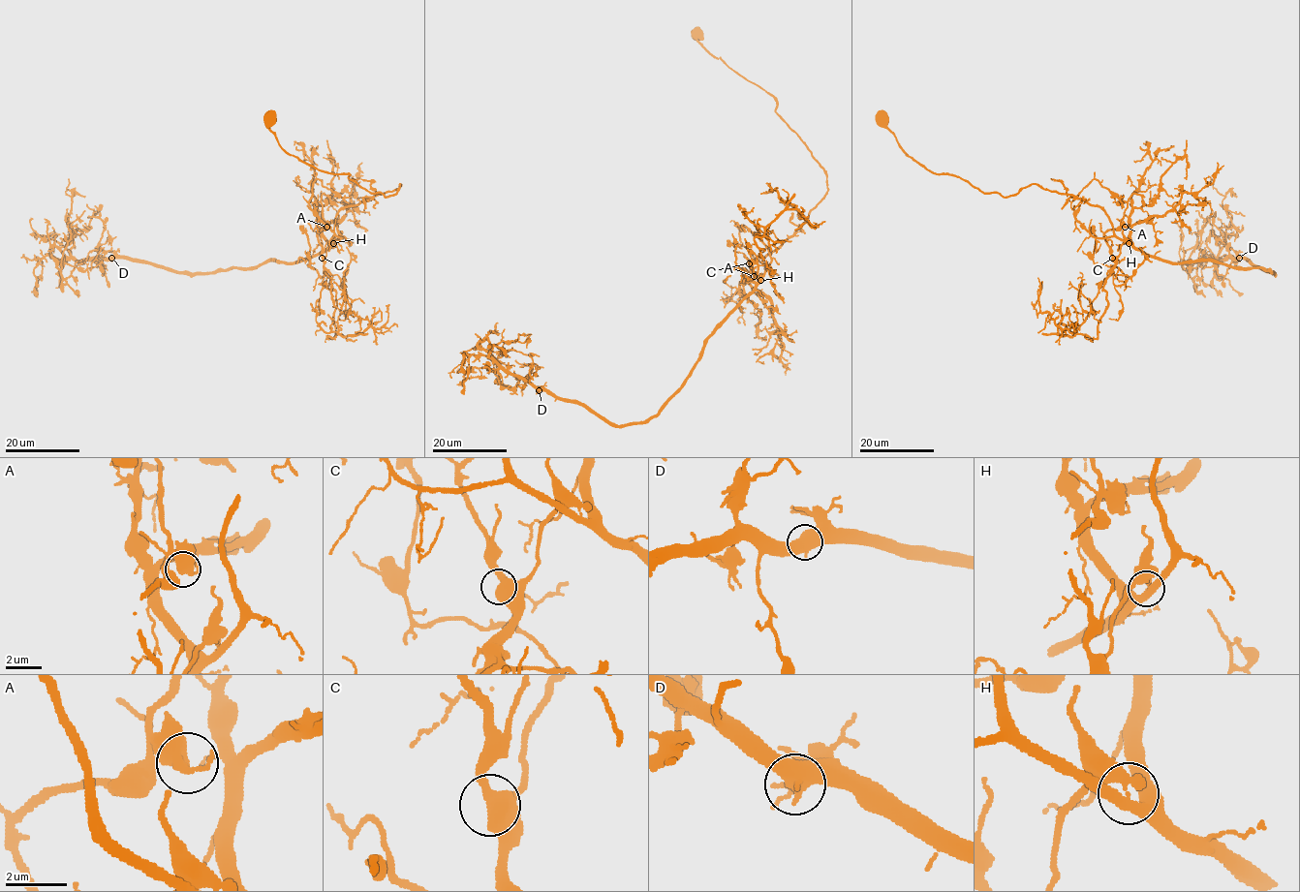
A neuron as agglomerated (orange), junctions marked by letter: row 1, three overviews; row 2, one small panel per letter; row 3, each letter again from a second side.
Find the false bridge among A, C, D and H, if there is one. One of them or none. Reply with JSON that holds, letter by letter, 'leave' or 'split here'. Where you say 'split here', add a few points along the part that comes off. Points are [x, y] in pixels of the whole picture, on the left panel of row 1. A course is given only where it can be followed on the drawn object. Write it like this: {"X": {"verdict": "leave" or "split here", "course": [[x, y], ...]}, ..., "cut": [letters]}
{"A": {"verdict": "leave"}, "C": {"verdict": "leave"}, "D": {"verdict": "leave"}, "H": {"verdict": "split here", "course": [[333, 243], [324, 260], [337, 301], [332, 338], [326, 336], [355, 336], [368, 325], [351, 312], [343, 277]]}, "cut": ["H"]}

